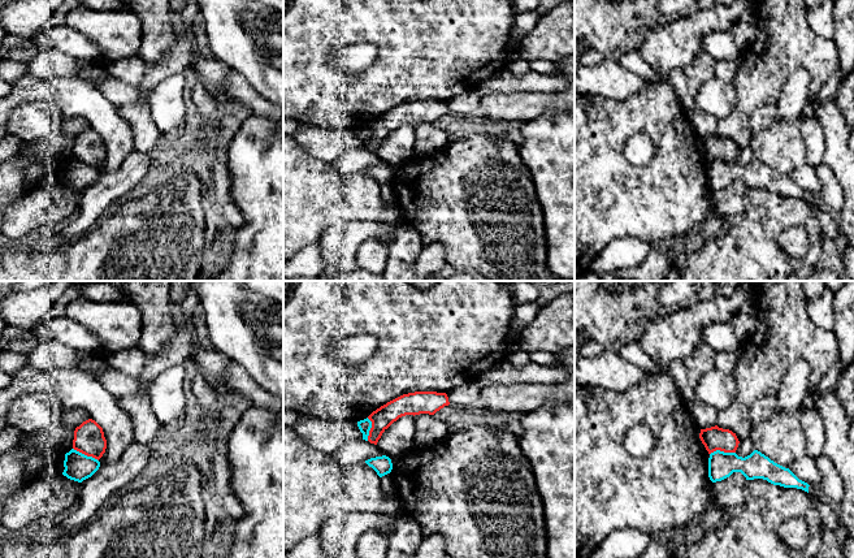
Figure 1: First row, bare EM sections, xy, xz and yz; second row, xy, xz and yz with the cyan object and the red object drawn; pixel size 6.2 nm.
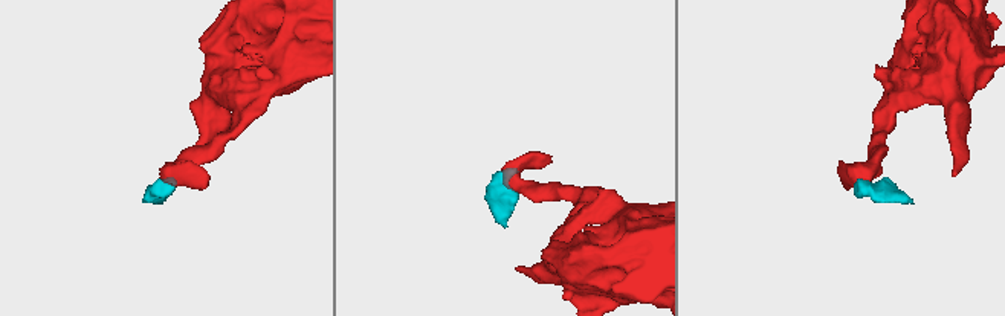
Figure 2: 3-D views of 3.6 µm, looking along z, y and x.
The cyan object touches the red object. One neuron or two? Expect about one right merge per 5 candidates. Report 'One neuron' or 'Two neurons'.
Two neurons

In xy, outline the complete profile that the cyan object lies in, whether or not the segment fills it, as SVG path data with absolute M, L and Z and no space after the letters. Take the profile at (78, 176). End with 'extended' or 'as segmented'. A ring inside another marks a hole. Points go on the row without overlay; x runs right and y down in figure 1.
M74 157L65 163L62 183L70 189L82 191L91 186L100 176L100 170Z | as segmented

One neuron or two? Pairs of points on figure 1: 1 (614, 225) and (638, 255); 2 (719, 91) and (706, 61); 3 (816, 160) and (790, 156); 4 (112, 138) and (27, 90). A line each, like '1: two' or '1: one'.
1: two
2: two
3: two
4: one

